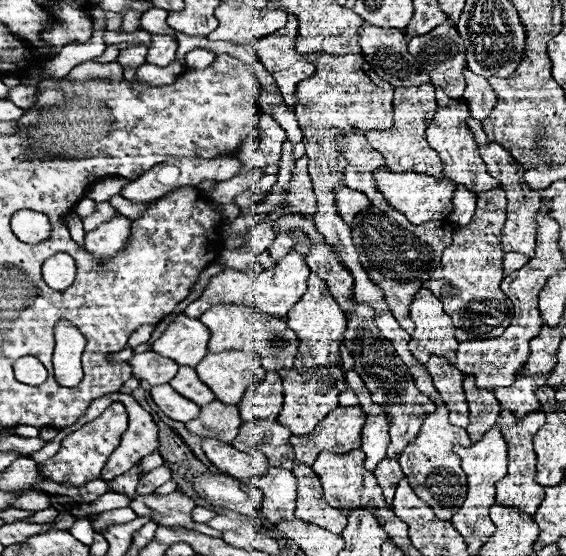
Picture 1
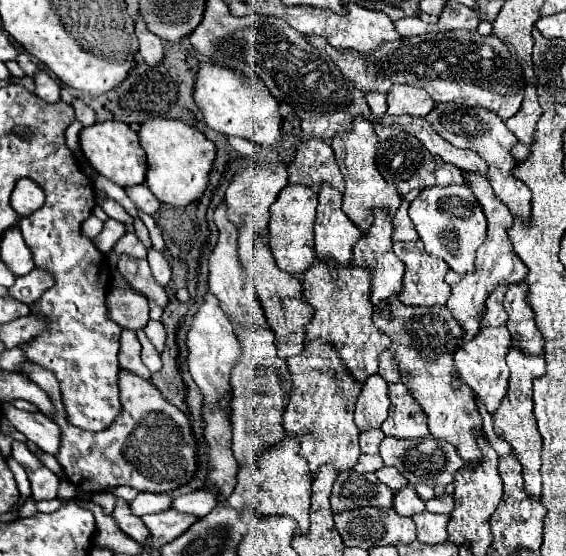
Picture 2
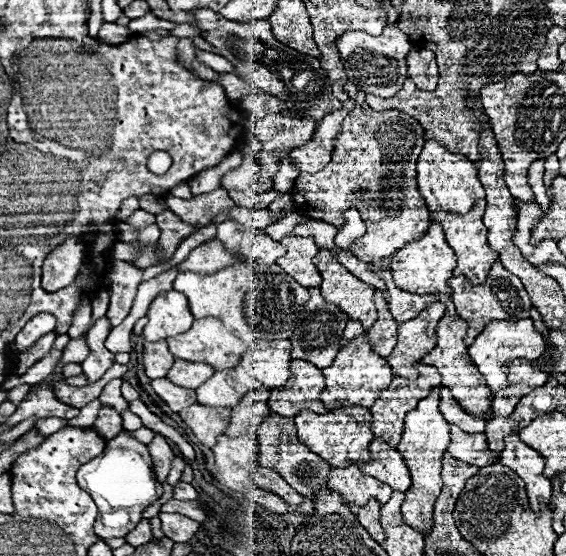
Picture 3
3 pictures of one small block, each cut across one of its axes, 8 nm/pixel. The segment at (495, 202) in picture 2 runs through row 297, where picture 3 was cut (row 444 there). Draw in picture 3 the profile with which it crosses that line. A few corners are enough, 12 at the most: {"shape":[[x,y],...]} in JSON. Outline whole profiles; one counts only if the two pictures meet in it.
{"shape":[[450,426],[448,452],[472,466],[498,462],[484,434]]}

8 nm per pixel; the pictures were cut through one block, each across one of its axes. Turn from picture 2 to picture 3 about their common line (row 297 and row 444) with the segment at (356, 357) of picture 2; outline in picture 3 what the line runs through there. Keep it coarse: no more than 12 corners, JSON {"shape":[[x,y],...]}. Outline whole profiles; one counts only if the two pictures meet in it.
{"shape":[[368,408],[300,410],[298,438],[334,468],[370,460]]}

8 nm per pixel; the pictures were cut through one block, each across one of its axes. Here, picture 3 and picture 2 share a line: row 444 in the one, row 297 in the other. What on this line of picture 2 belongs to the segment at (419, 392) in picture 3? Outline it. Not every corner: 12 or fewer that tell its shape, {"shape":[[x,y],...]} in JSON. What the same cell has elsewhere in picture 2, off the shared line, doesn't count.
{"shape":[[446,305],[404,306],[374,324],[430,432],[464,464],[484,458],[472,392],[452,388],[462,328]]}

